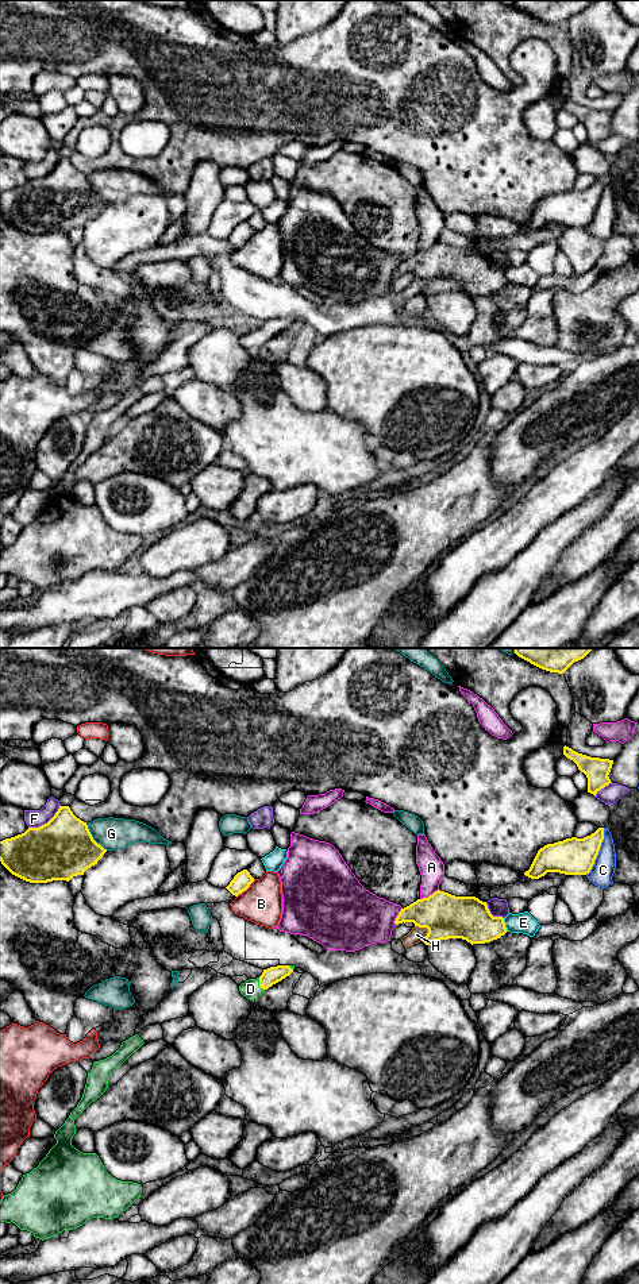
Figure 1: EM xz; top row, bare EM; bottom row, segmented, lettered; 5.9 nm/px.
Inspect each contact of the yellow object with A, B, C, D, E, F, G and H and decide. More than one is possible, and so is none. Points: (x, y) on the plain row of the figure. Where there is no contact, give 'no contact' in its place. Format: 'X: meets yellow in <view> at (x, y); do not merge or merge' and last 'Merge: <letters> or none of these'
A: meets yellow in xz at (430, 247); do not merge
B: meets yellow in xz at (246, 241); do not merge
C: meets yellow in xz at (597, 204); do not merge
D: meets yellow in xz at (260, 336); do not merge
E: meets yellow in xz at (504, 277); do not merge
F: meets yellow in xz at (47, 174); do not merge
G: meets yellow in xz at (92, 191); do not merge
H: meets yellow in xz at (427, 280); do not merge
Merge: none of these

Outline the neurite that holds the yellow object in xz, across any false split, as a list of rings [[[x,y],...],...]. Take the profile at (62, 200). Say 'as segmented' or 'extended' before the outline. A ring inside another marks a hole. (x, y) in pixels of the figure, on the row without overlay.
as segmented | [[[59,158],[47,176],[0,193],[1,216],[30,235],[69,234],[97,216],[105,204],[69,158]]]

